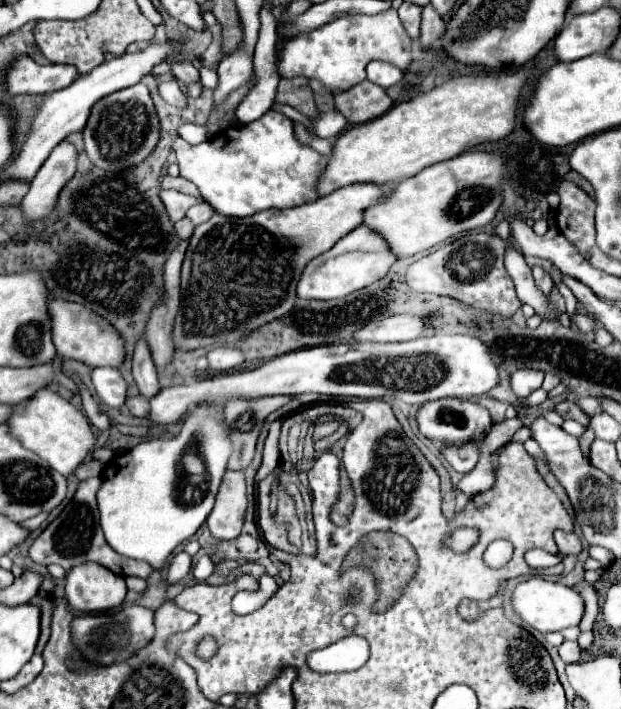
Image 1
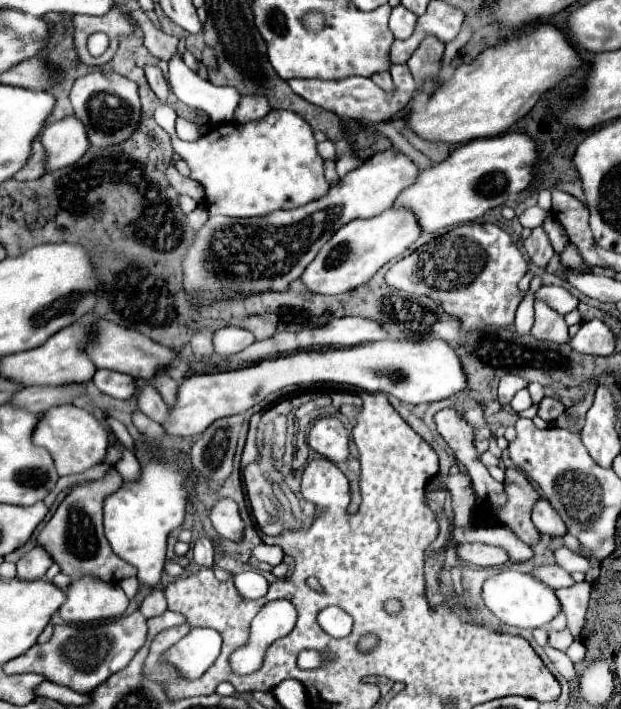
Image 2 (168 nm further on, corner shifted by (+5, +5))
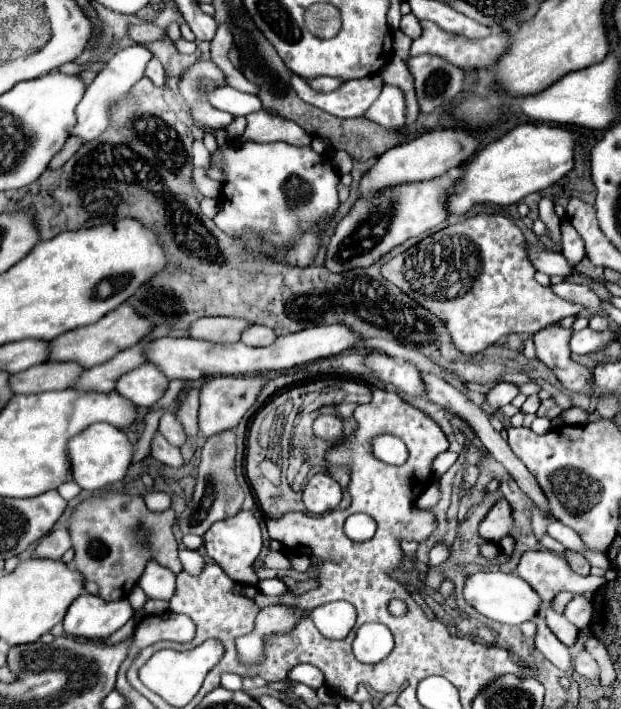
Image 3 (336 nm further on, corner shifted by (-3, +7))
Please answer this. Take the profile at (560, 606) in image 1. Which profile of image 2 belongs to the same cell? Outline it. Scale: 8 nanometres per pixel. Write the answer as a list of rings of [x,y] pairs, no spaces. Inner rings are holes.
[[[502,570],[500,574],[488,578],[484,582],[482,596],[494,616],[498,616],[502,622],[506,622],[510,626],[518,626],[518,628],[534,630],[534,628],[548,626],[562,612],[562,604],[556,596],[554,588],[550,588],[542,580],[534,578],[532,574],[522,574],[522,572],[514,572],[514,570]]]

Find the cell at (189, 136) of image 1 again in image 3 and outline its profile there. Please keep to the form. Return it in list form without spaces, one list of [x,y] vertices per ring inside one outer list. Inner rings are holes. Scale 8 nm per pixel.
[[[196,140],[196,142],[194,142],[192,152],[194,152],[194,166],[210,168],[210,152],[204,148],[204,144],[202,144],[200,140]]]

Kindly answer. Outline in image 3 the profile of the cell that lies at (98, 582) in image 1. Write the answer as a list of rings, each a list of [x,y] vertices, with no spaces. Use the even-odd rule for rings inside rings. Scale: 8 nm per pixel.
[[[82,594],[68,608],[62,626],[64,634],[72,638],[106,640],[110,634],[120,630],[132,616],[134,610],[126,598],[116,602],[104,602],[100,600],[100,596]]]

